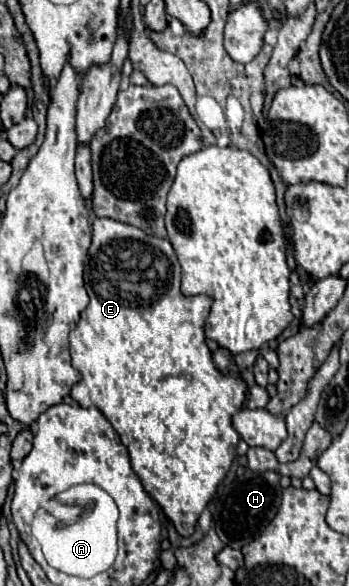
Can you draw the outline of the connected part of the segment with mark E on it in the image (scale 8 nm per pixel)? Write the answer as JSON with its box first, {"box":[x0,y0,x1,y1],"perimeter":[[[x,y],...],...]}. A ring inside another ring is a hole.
{"box":[69,219,245,537],"perimeter":[[[95,219],[95,223],[93,223],[93,241],[91,241],[89,255],[87,255],[87,261],[85,261],[85,287],[87,287],[87,293],[89,293],[89,305],[81,313],[79,325],[69,335],[71,363],[81,373],[81,381],[73,387],[71,397],[81,407],[91,407],[91,405],[97,407],[111,421],[111,425],[115,427],[115,431],[121,437],[121,443],[129,449],[131,467],[139,475],[145,491],[161,505],[165,515],[175,525],[177,533],[181,537],[189,537],[195,531],[195,523],[197,523],[199,515],[203,513],[209,499],[217,491],[217,485],[225,479],[225,475],[227,475],[229,467],[231,467],[231,461],[235,457],[235,449],[237,449],[237,443],[239,443],[239,433],[231,427],[231,417],[243,407],[245,383],[243,383],[243,379],[233,377],[233,375],[225,377],[213,367],[211,351],[205,345],[205,333],[203,333],[205,319],[207,319],[207,313],[209,313],[209,307],[211,307],[211,299],[205,297],[205,295],[185,297],[185,295],[181,295],[179,285],[181,285],[181,265],[179,265],[179,261],[175,257],[175,251],[173,251],[171,243],[167,239],[147,235],[137,227],[125,225],[125,223],[115,221],[115,219]]]}

